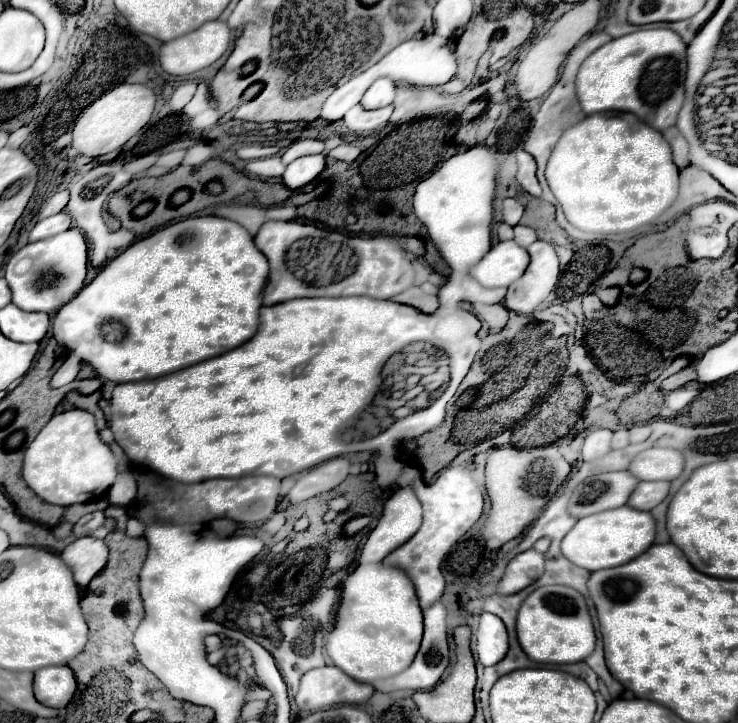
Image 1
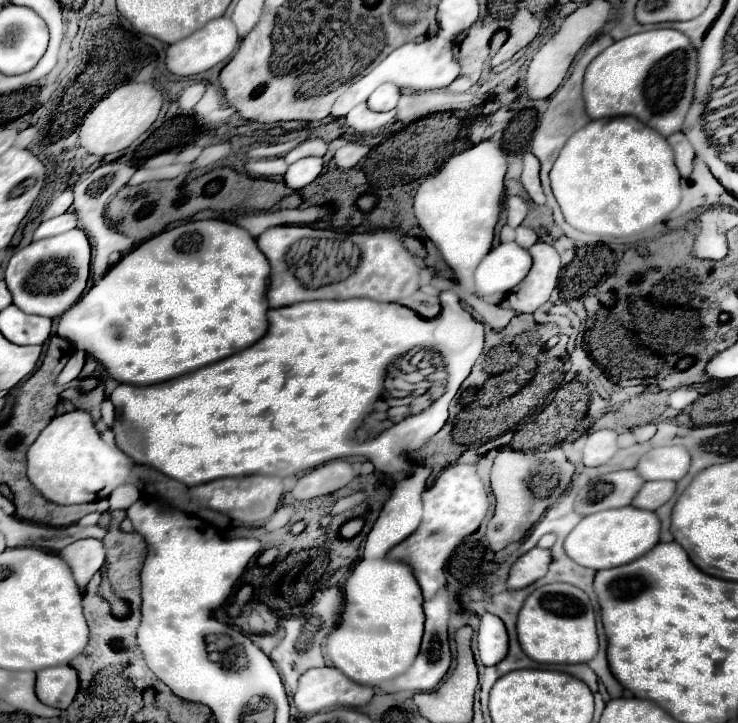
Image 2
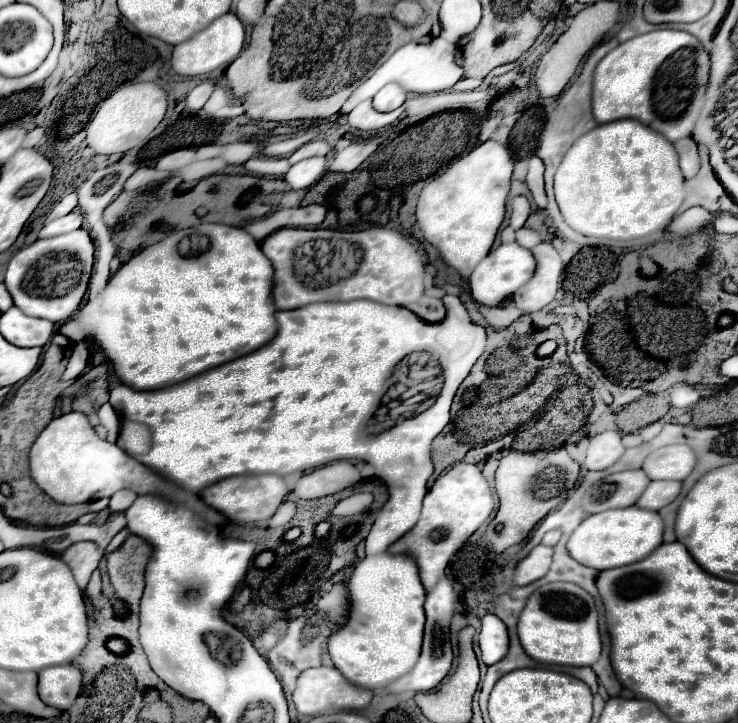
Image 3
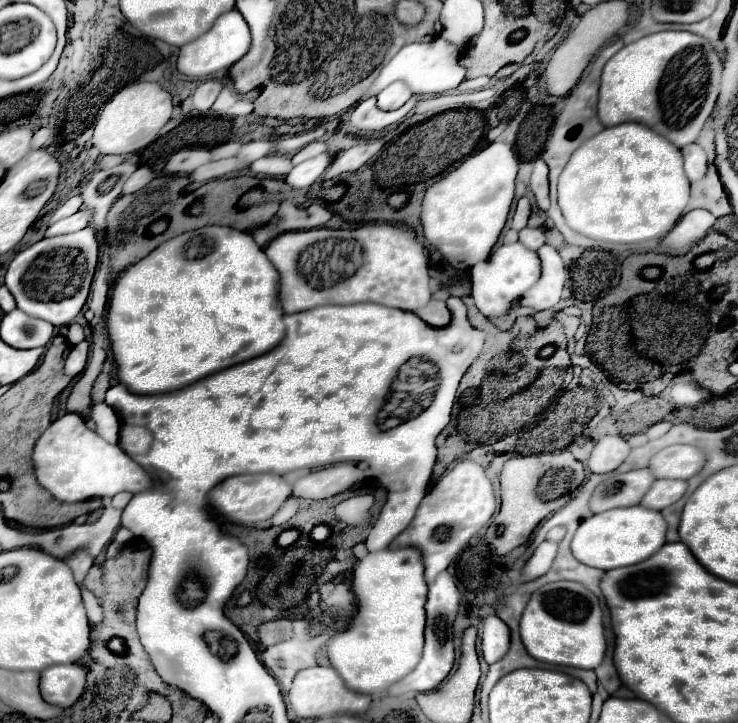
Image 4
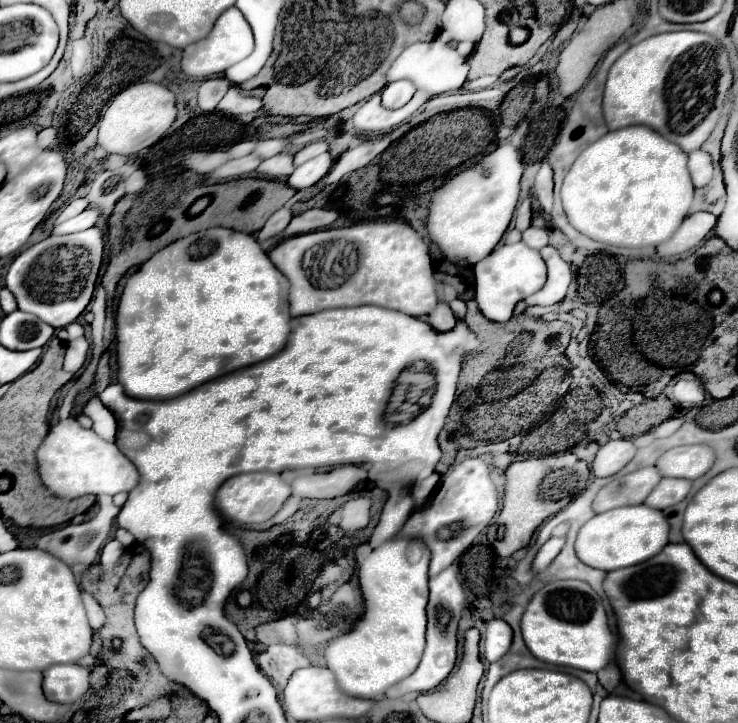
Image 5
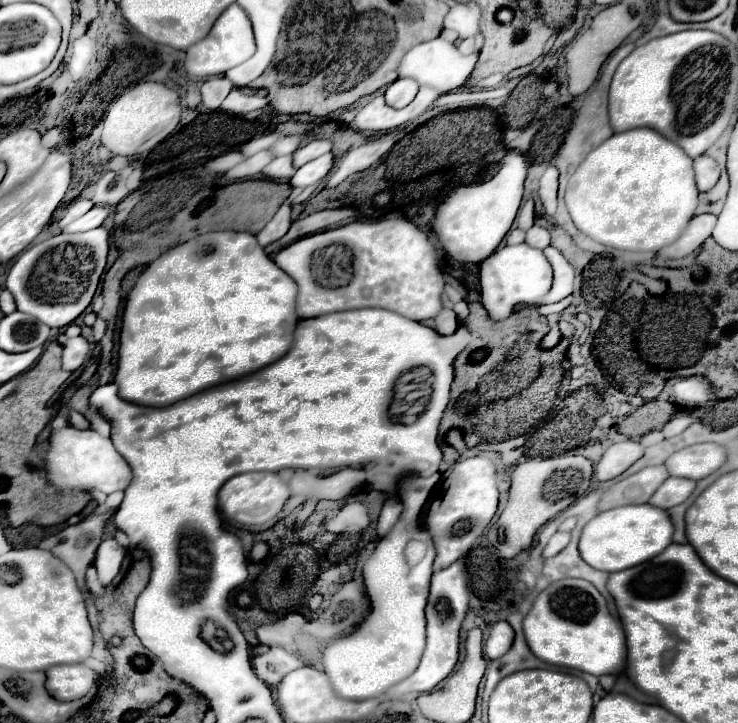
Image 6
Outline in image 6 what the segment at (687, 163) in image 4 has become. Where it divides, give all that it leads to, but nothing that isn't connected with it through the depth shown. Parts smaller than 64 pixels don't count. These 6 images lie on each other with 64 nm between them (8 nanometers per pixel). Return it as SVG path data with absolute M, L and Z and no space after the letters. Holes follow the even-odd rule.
M702 154L702 156L694 158L694 174L696 174L698 190L700 192L708 192L716 184L716 180L720 176L720 170L718 170L714 158Z

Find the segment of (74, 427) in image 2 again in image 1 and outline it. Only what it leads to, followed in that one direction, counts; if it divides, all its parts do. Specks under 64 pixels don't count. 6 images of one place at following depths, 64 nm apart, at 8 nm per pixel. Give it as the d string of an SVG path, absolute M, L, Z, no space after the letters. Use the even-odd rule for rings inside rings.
M78 408L54 414L52 420L28 446L22 464L22 478L28 488L38 498L44 498L46 502L58 506L100 500L102 494L114 484L116 474L116 458L110 448L100 440L94 416Z

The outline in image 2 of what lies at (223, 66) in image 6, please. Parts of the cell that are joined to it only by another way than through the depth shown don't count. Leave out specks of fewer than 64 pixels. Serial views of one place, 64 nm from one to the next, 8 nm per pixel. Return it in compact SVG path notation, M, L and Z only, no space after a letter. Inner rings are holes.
M222 16L222 18L208 22L204 28L190 34L188 38L170 44L166 48L166 68L176 76L194 76L194 74L210 70L218 62L230 58L236 52L238 44L240 44L240 34L238 34L234 22L226 16Z

